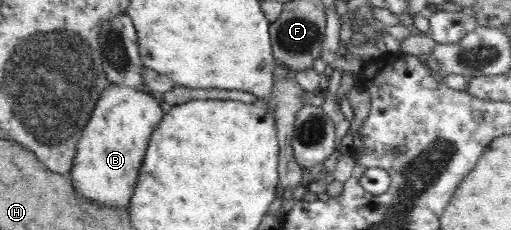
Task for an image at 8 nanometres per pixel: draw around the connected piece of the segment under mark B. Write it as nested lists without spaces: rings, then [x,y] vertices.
[[[108,85],[96,102],[74,153],[69,175],[76,192],[100,206],[127,209],[138,183],[147,145],[163,115],[152,93],[131,86]]]

